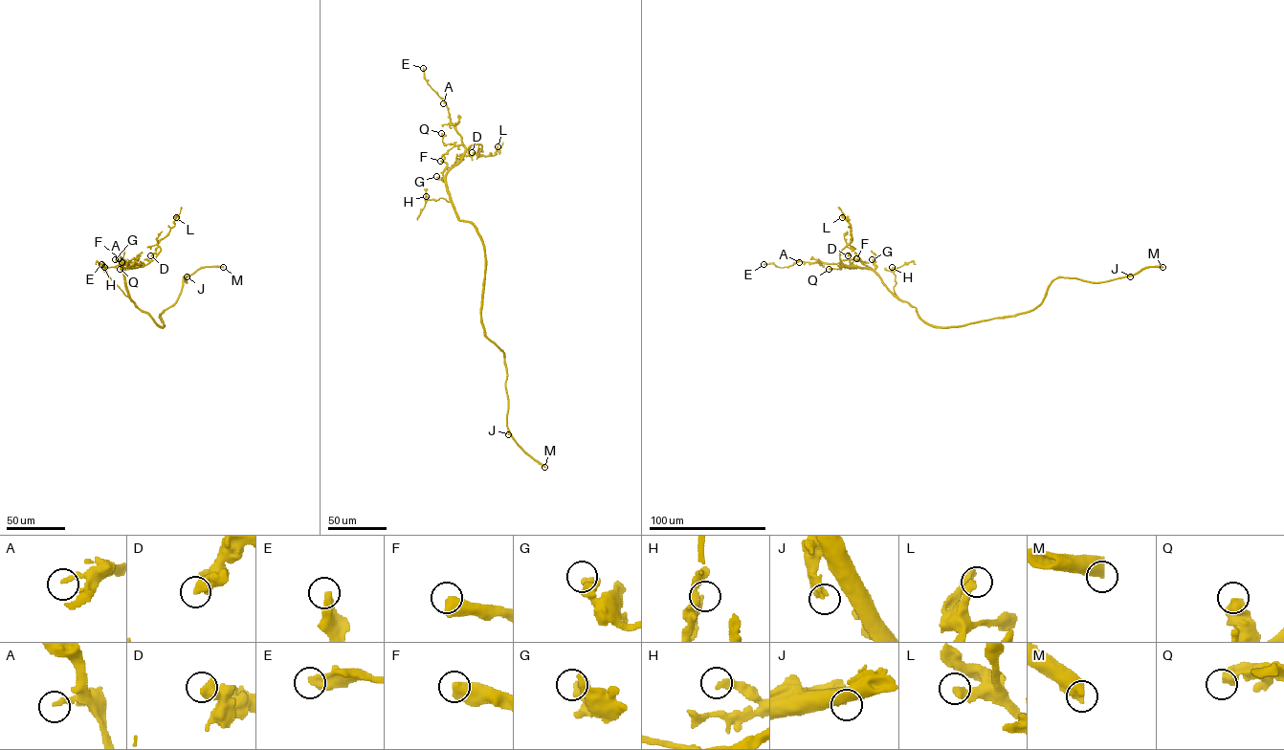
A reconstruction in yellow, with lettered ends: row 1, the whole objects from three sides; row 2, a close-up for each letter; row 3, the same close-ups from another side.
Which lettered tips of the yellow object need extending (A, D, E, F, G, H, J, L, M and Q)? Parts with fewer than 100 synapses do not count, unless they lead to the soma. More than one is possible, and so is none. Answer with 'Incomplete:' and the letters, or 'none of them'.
Incomplete: F

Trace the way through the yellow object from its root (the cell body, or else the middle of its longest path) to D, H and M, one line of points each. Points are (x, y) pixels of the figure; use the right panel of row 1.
D: (956, 326), (926, 323), (873, 270), (844, 265), (839, 255), (848, 255)
H: (956, 326), (931, 325), (919, 317), (915, 307), (900, 299), (894, 289), (896, 268), (892, 267)
M: (956, 326), (1029, 312), (1041, 302), (1048, 286), (1058, 277), (1105, 282), (1133, 275), (1147, 267), (1162, 267)

